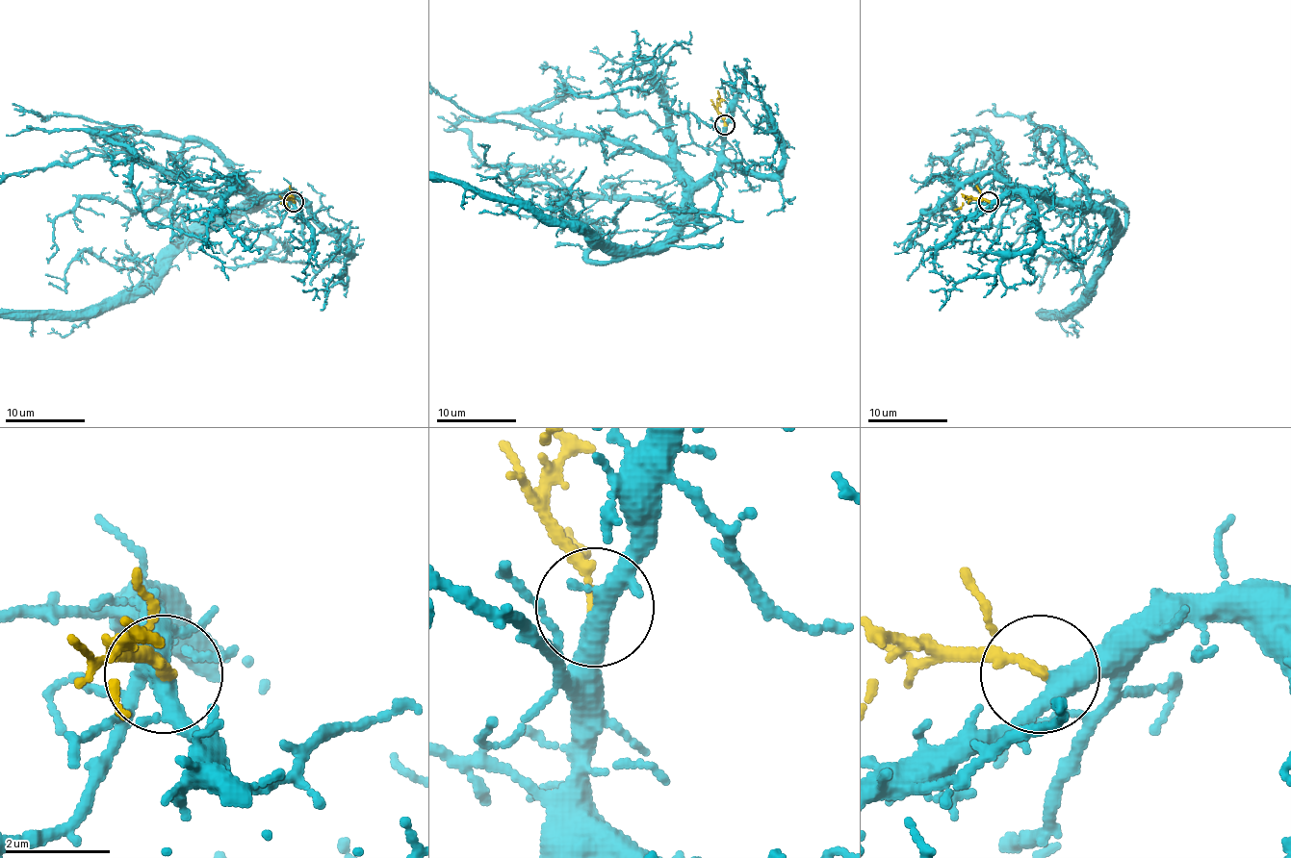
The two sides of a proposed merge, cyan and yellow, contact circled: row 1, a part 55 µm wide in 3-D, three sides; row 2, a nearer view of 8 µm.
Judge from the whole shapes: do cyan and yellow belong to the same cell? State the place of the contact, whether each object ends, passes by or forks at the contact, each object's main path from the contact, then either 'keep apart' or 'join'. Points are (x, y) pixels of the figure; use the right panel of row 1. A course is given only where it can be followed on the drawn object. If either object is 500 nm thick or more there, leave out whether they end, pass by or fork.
(988, 202) | cyan forks | yellow ends | cyan via (990, 201), (1021, 193), (1088, 201), (1112, 227), (1110, 257), (1080, 297), (1066, 312), (1044, 312), (1034, 319) | yellow via (988, 201), (968, 197), (953, 209) | join

